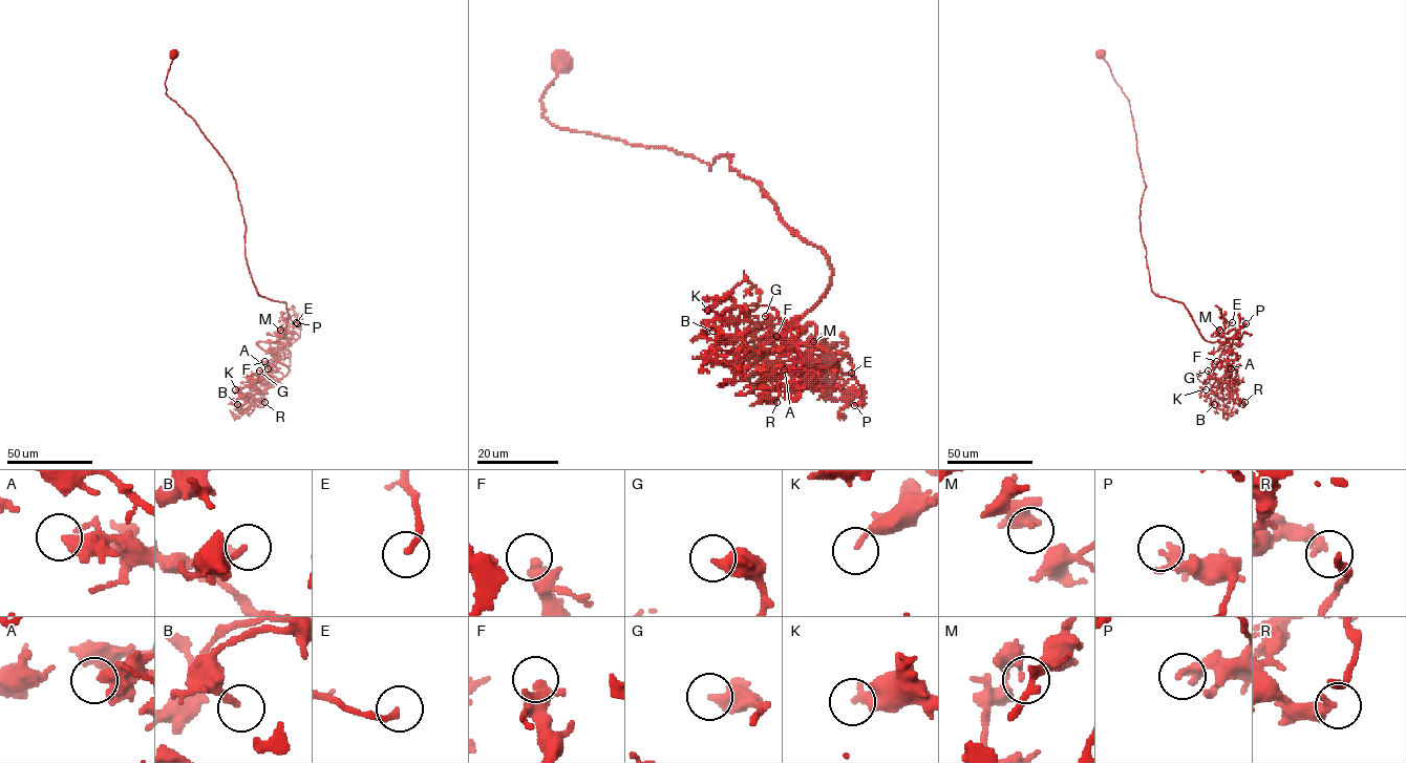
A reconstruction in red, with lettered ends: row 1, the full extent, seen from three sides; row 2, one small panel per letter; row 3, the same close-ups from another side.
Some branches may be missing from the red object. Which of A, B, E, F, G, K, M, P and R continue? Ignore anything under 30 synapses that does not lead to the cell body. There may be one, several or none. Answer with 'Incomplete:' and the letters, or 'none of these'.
Incomplete: E, G

